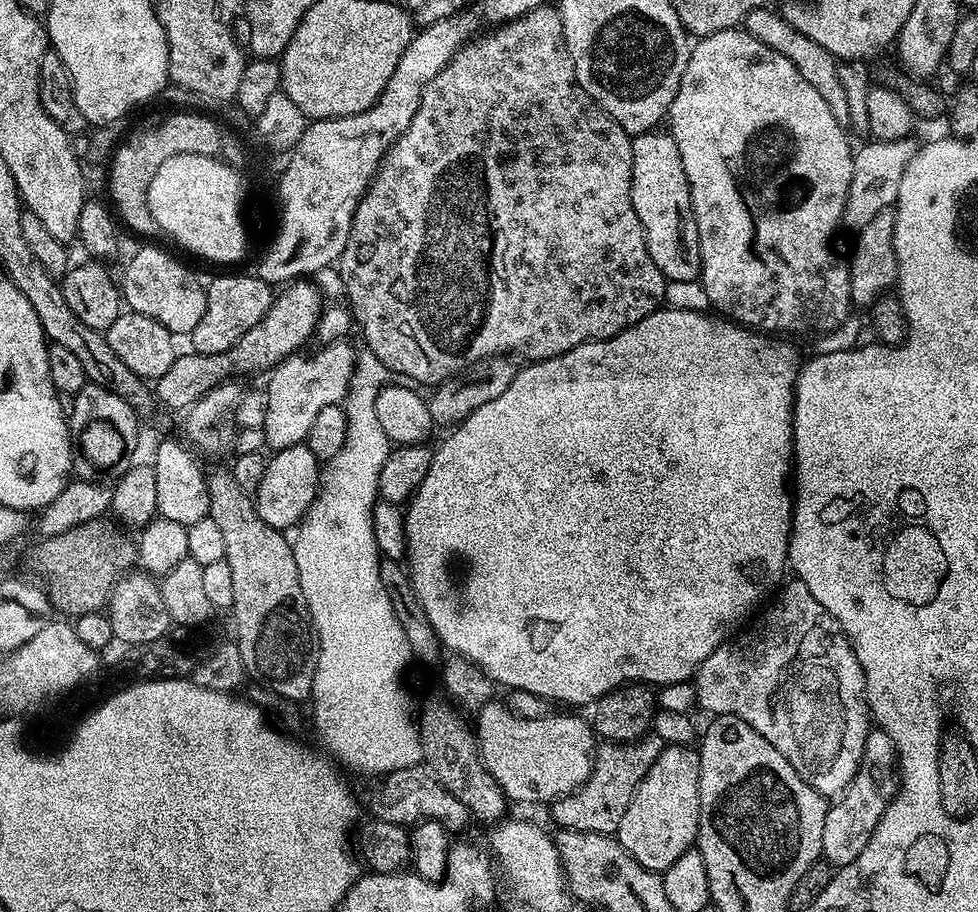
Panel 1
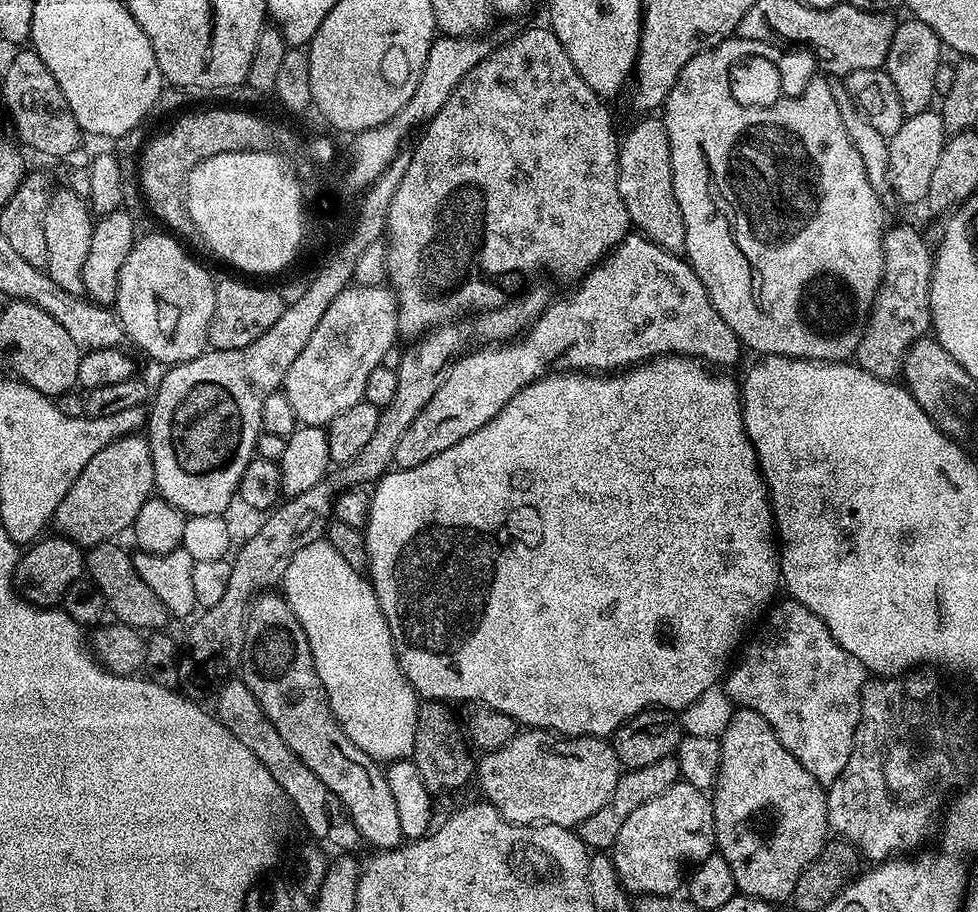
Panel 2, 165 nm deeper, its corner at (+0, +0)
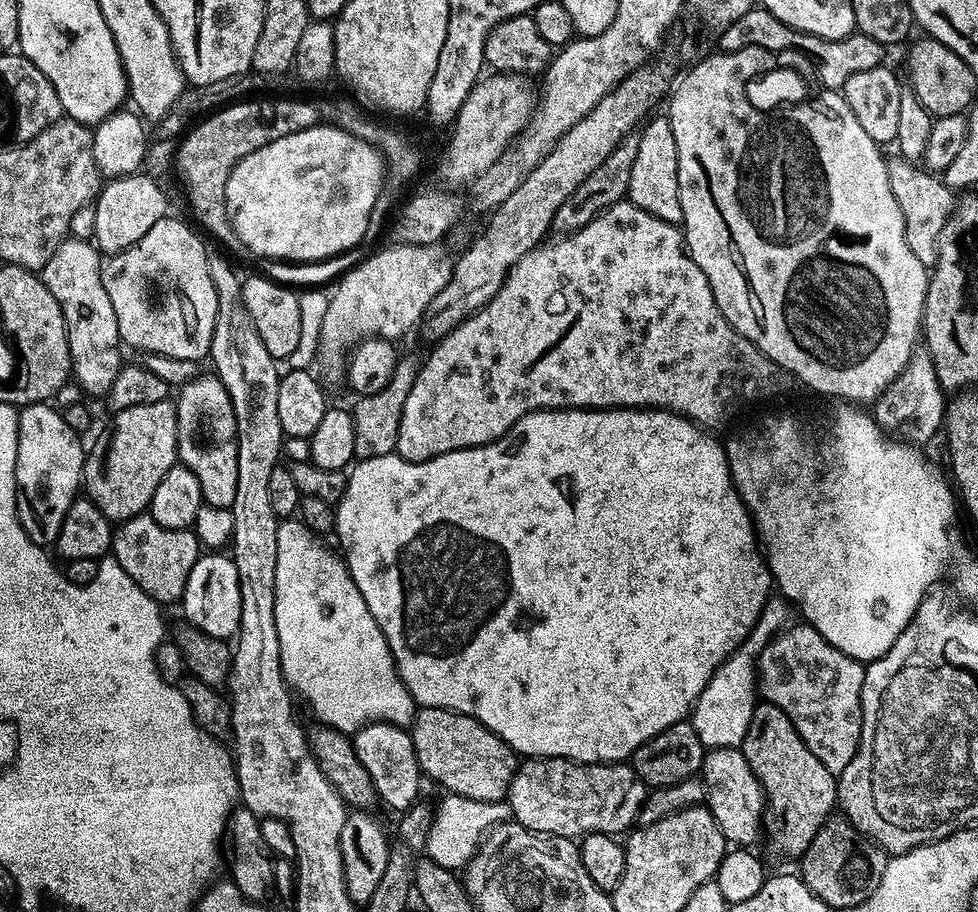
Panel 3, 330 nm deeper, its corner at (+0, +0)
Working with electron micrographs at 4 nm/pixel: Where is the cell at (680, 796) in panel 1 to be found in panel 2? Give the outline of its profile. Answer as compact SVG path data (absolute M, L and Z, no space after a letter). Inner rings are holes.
M677 782L674 786L670 786L670 790L662 790L662 794L658 794L658 798L650 798L650 802L642 802L642 806L638 806L638 810L634 810L634 814L630 814L630 818L626 818L626 822L622 822L622 830L618 830L618 838L612 844L610 849L610 855L612 857L612 861L614 862L614 866L616 867L616 876L620 879L621 889L625 893L632 892L631 894L635 894L636 896L671 896L677 890L676 887L681 887L682 884L682 876L680 880L680 867L683 866L684 860L692 860L691 862L699 862L701 860L705 860L708 856L713 855L714 849L716 846L716 835L714 834L714 814L712 813L712 801L709 799L707 795L701 789L695 788L694 786L690 786L689 784L685 784L683 782Z

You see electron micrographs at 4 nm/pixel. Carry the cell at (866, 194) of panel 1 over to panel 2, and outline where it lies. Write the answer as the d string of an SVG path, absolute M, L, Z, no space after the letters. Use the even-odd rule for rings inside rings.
M929 110L907 117L904 124L888 141L888 182L891 195L896 195L904 204L923 205L928 198L930 178L938 167L938 158L946 141L944 123L939 111Z

